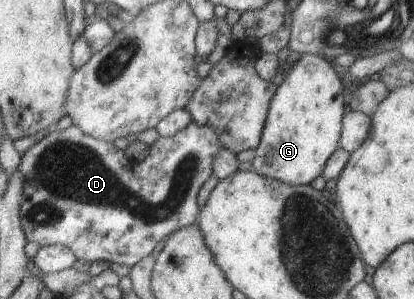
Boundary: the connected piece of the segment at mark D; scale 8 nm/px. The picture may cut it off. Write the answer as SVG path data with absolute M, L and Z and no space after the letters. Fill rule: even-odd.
M194 121L188 122L182 129L171 136L158 136L158 139L152 145L149 145L149 154L140 162L131 157L126 157L122 150L117 149L110 142L105 142L92 136L86 135L78 126L70 126L64 130L53 128L42 137L38 142L31 145L22 153L17 167L17 172L22 178L21 198L19 203L19 222L23 229L26 241L36 243L38 247L60 244L66 246L73 254L75 259L83 259L92 263L93 261L109 261L110 263L119 263L132 267L136 261L152 253L156 243L167 238L178 228L196 224L199 215L199 208L196 204L196 194L202 187L202 183L213 175L211 163L213 157L224 149L217 131L212 126L198 125Z

